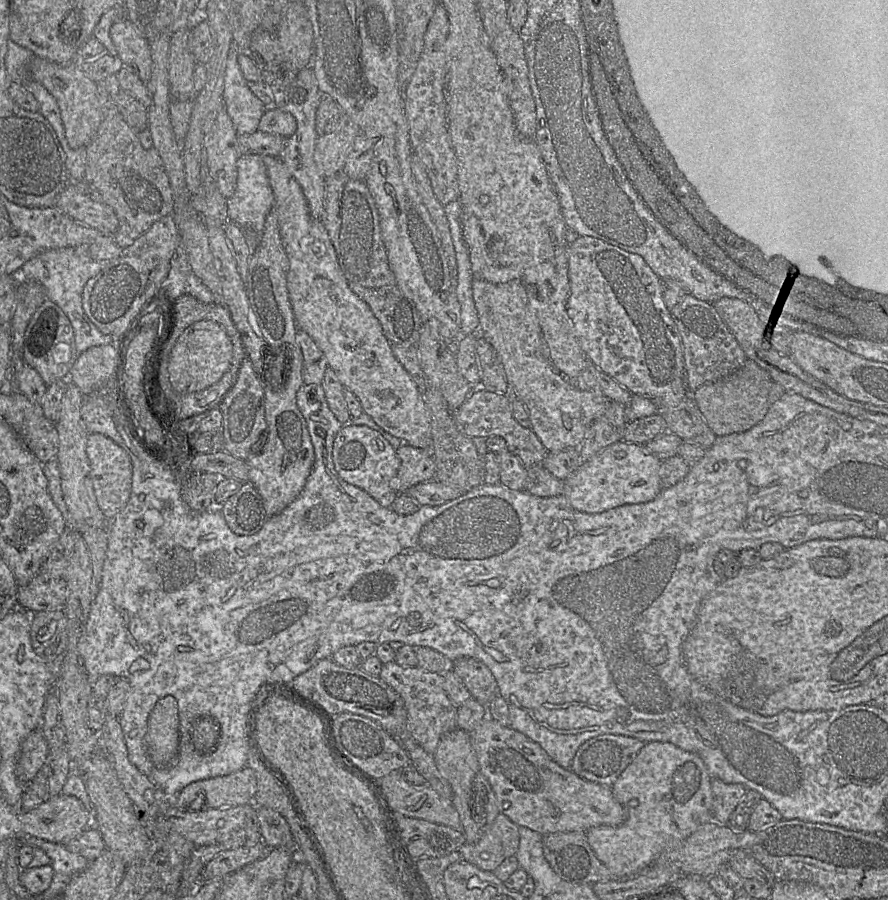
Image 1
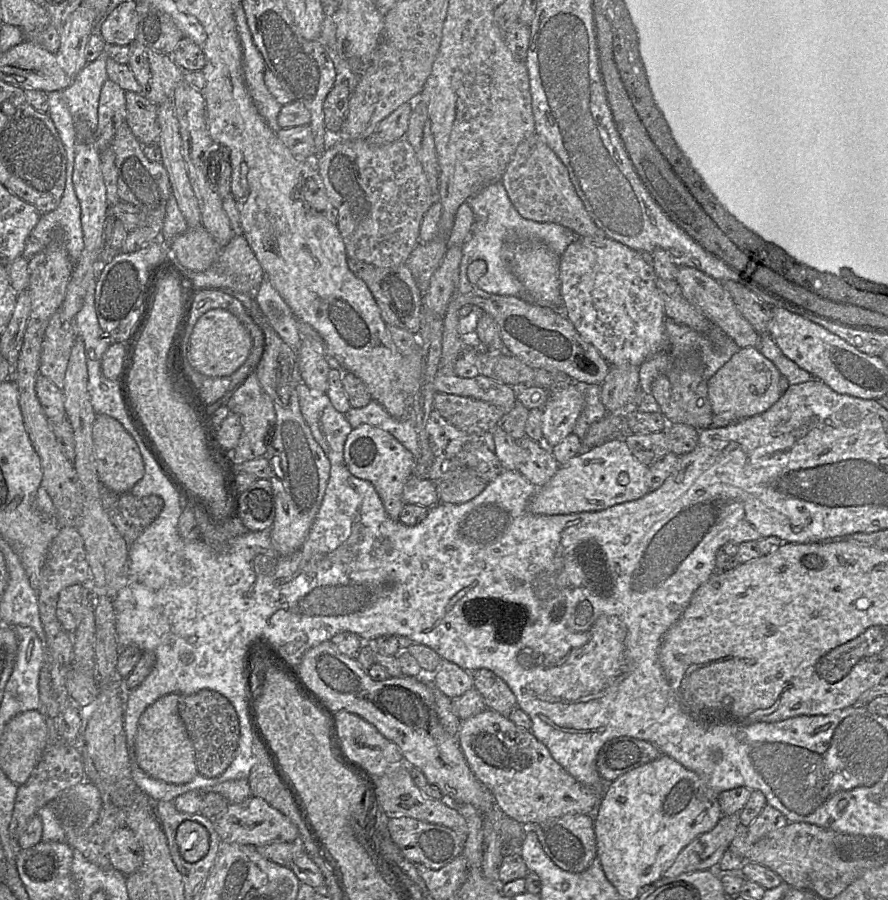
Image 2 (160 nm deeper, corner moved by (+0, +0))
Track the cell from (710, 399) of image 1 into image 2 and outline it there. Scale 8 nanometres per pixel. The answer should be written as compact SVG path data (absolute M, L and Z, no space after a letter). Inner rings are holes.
M741 348L709 380L708 397L712 412L742 420L759 416L769 410L782 396L779 388L781 373L757 348Z

